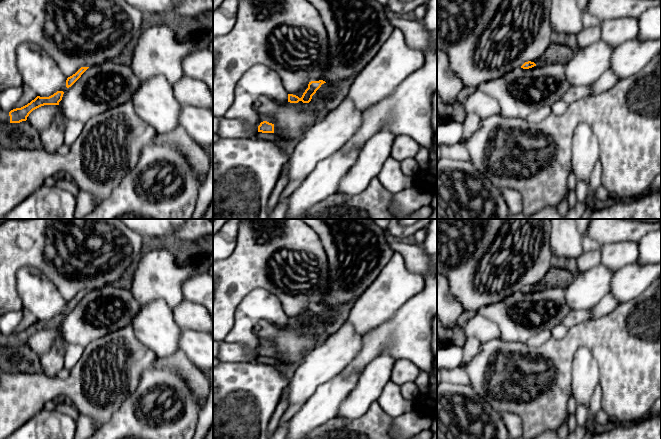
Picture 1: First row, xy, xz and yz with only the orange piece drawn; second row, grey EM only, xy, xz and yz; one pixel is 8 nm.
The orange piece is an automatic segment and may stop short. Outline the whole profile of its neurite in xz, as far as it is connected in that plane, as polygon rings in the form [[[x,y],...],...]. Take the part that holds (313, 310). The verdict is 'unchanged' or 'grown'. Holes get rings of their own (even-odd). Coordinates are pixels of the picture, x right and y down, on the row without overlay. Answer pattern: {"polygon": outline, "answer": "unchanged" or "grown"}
{"polygon": [[[351,301],[345,305],[339,305],[332,309],[323,304],[311,305],[301,322],[293,318],[288,318],[288,326],[314,326],[317,340],[315,346],[320,345],[329,335],[334,334],[347,321],[355,301]]], "answer": "grown"}

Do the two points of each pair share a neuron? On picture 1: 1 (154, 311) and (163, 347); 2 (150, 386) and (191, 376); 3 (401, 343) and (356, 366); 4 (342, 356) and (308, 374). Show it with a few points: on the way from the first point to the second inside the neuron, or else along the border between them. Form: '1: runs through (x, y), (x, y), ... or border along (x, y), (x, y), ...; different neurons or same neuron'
1: runs through (155, 320), (155, 327), (162, 338); same neuron
2: border along (161, 369), (174, 369), (198, 396); different neurons
3: runs through (390, 343), (379, 343), (367, 355); same neuron
4: runs through (334, 356), (323, 362), (316, 369); same neuron

